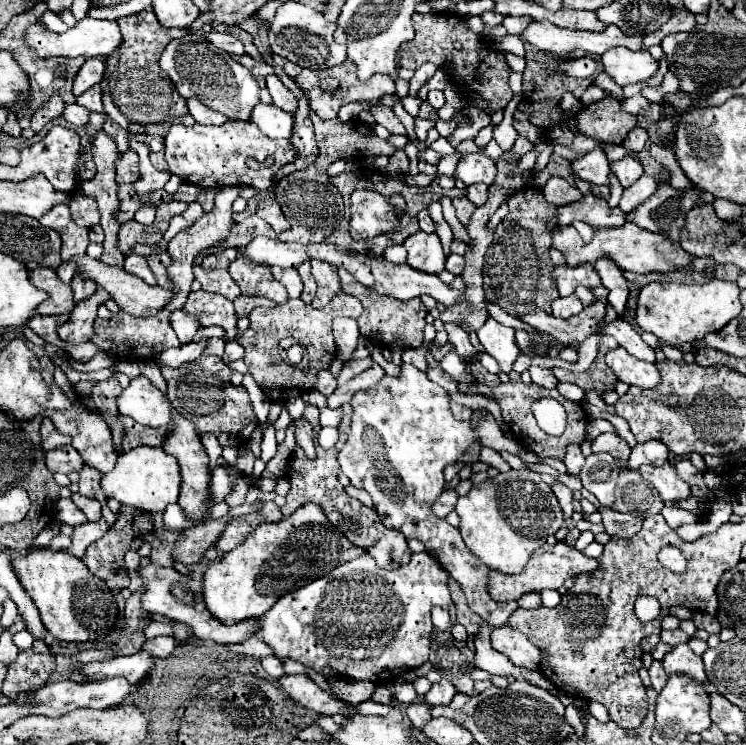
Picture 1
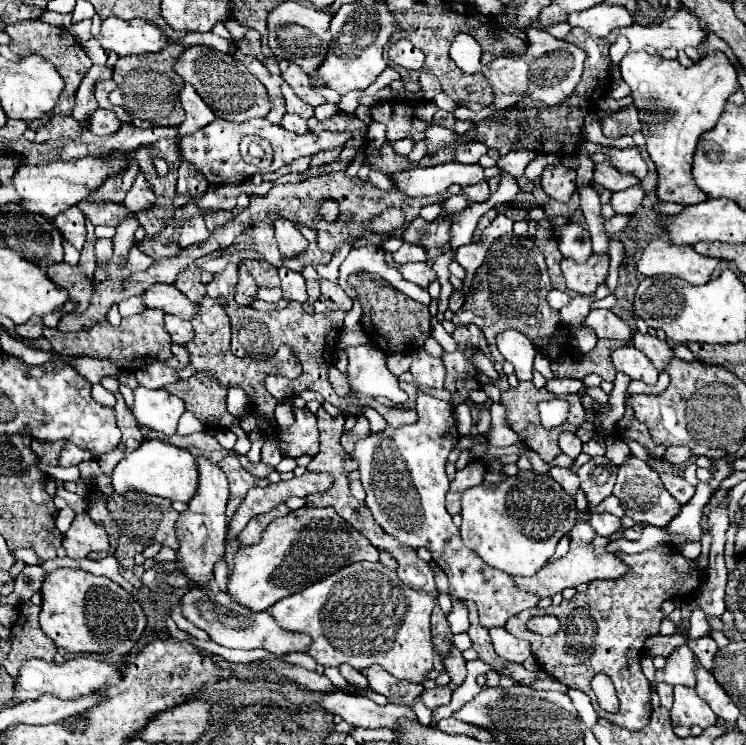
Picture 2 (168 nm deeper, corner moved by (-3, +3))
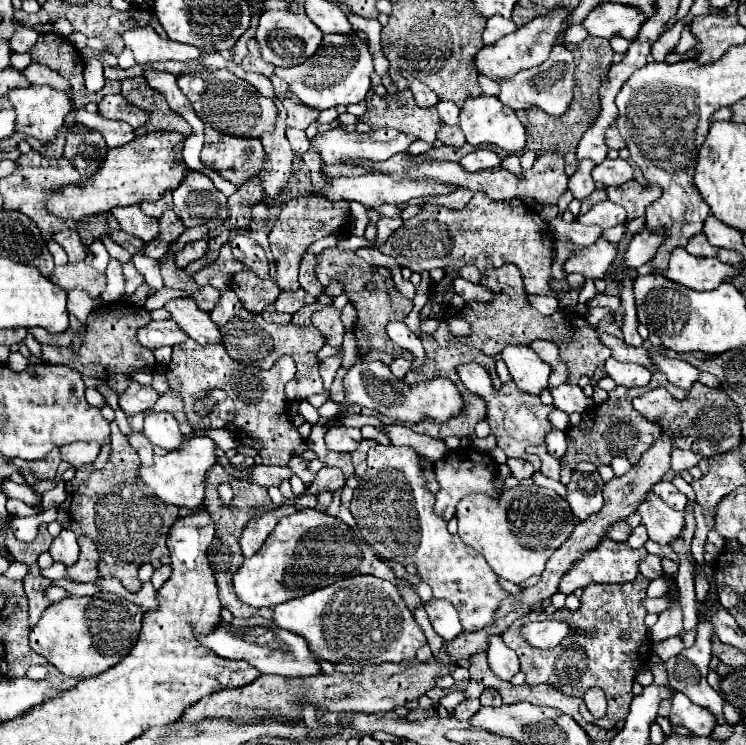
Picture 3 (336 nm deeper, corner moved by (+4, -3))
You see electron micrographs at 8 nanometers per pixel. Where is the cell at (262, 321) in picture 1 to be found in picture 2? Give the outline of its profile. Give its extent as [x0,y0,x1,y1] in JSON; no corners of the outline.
[207,265,417,427]

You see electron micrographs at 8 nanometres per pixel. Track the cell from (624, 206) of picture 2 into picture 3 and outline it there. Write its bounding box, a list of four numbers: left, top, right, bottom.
[578,201,626,229]

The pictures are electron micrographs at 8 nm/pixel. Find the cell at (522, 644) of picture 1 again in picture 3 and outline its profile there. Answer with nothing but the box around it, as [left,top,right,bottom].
[488,635,520,681]

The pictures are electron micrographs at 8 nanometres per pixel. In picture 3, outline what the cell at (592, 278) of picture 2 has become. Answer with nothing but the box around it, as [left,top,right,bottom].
[566,239,616,279]

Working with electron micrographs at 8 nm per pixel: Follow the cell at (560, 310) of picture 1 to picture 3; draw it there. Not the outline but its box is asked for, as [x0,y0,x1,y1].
[530,295,558,315]

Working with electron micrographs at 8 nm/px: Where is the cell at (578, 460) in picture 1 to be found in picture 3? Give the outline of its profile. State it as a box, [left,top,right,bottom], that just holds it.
[546,429,566,459]

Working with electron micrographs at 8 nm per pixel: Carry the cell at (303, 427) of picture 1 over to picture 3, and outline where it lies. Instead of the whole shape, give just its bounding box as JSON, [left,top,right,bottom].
[166,339,302,465]

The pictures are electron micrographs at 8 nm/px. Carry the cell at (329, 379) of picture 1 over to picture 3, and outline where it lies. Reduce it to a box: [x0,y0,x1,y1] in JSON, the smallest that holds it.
[330,367,346,403]

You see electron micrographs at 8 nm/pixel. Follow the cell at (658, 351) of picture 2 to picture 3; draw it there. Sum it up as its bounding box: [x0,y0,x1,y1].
[650,349,698,389]

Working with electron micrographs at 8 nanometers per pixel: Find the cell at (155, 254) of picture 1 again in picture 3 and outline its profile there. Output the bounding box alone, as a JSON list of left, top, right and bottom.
[190,285,220,311]

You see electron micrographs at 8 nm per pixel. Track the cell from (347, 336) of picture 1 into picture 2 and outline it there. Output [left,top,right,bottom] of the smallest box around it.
[347,345,407,405]

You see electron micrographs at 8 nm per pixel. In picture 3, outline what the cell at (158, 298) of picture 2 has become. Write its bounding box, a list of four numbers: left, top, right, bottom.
[164,299,222,345]

